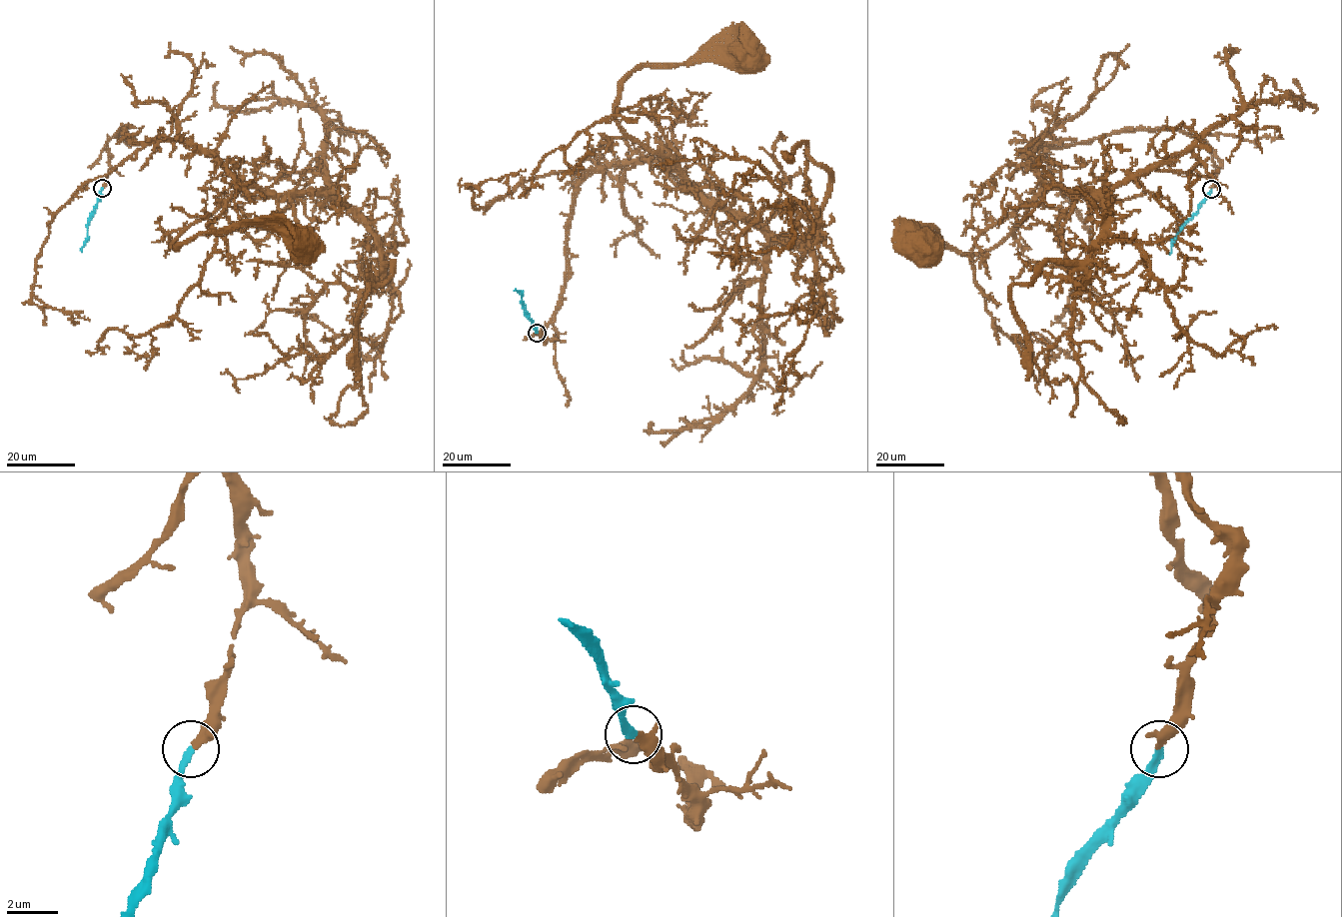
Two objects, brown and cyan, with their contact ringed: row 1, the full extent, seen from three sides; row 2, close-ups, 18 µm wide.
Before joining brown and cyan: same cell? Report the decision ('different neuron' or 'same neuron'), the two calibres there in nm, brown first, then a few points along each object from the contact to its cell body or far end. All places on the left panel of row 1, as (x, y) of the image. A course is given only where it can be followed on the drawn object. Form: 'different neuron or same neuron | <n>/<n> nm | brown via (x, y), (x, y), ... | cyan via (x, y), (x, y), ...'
same neuron | 360/200 nm | brown via (102, 188), (106, 144), (124, 127), (133, 142), (202, 148), (238, 185), (175, 248), (242, 226), (301, 235) | cyan via (102, 188), (88, 223), (87, 237), (81, 251)

